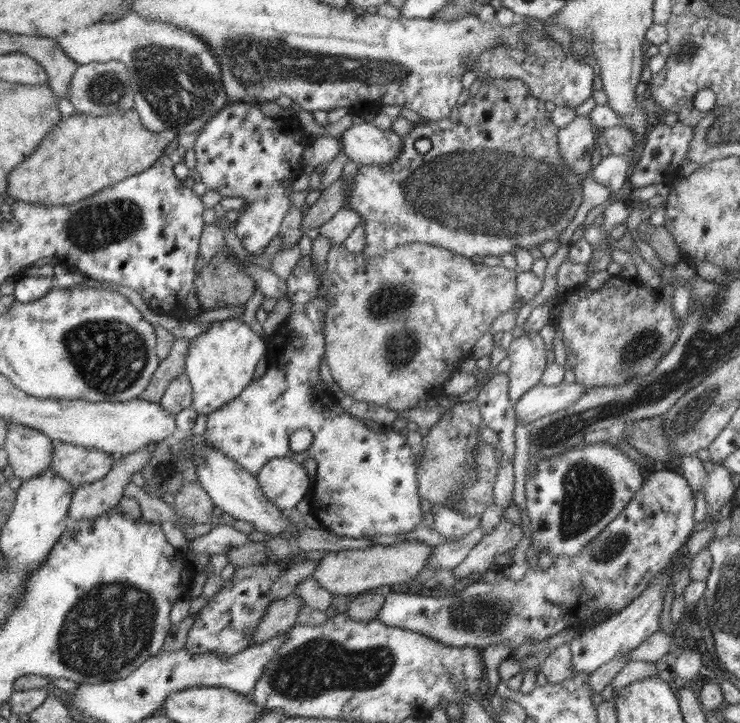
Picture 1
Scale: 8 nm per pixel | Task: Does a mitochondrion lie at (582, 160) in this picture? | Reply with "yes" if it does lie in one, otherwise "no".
yes

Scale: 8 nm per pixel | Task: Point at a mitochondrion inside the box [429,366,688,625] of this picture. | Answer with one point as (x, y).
(589, 492)

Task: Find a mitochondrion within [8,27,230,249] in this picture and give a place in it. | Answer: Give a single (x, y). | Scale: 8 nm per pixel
(177, 88)

